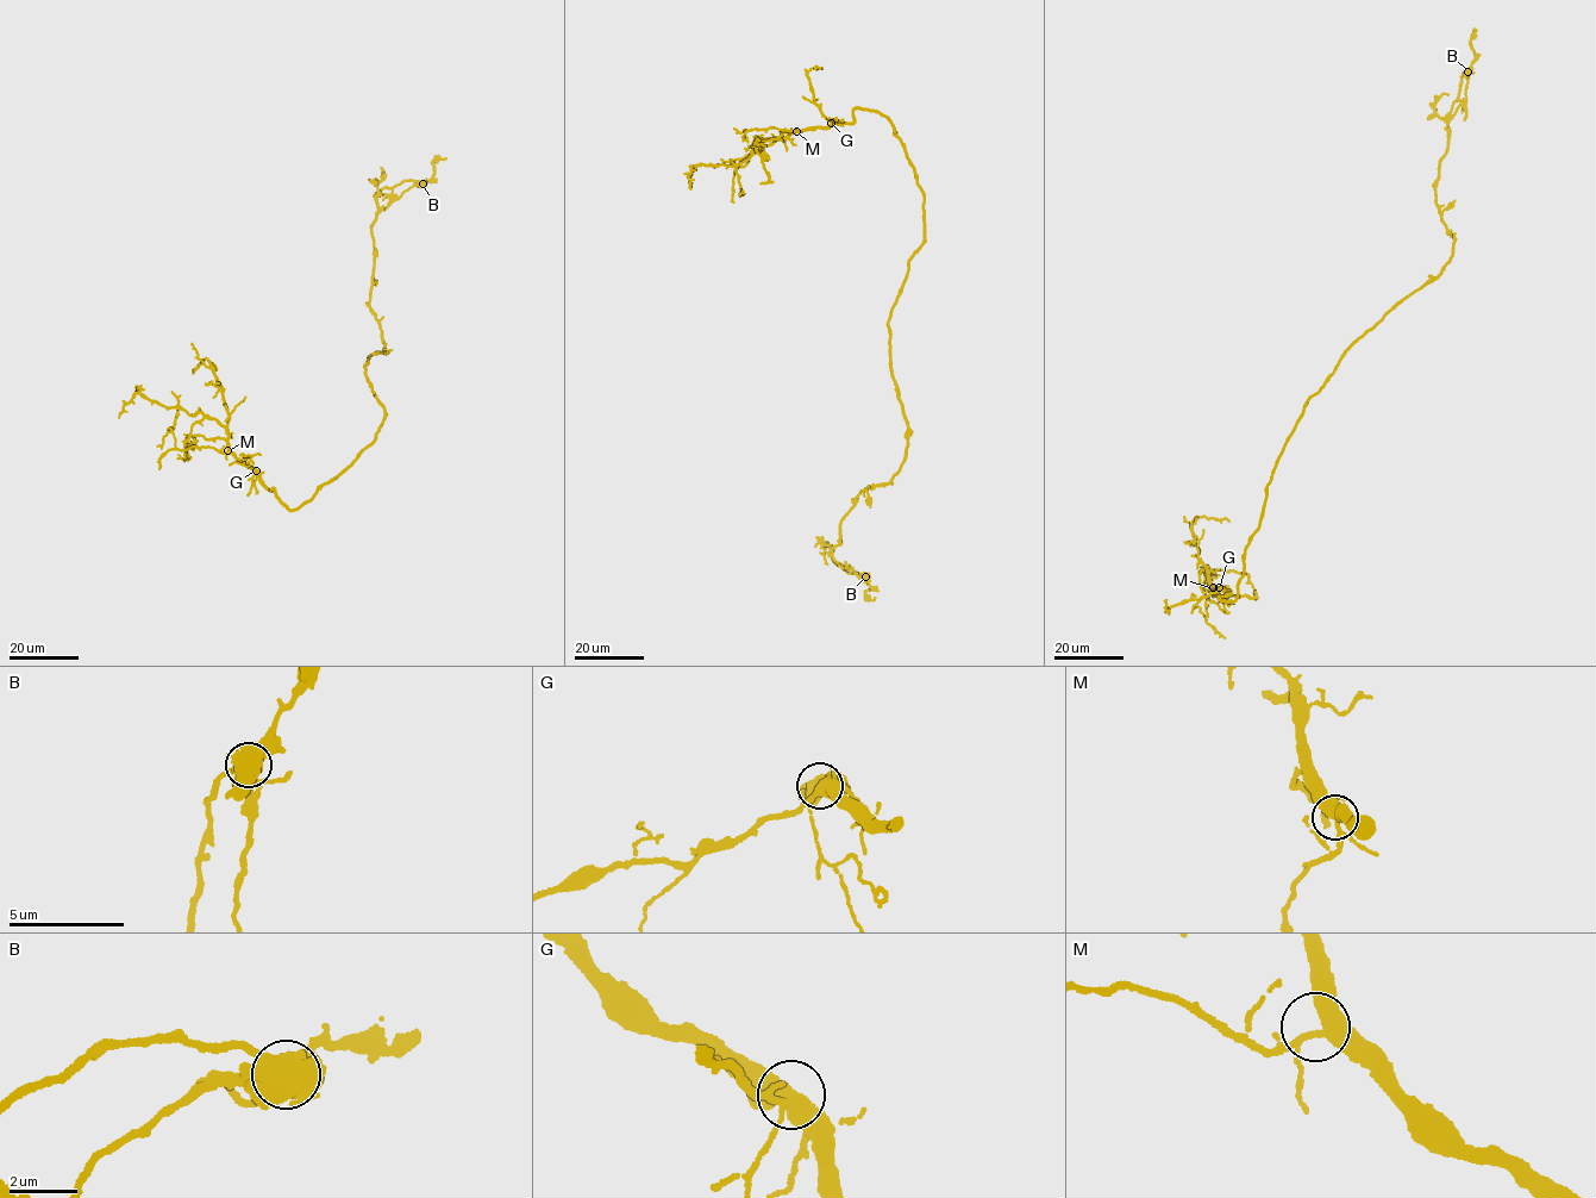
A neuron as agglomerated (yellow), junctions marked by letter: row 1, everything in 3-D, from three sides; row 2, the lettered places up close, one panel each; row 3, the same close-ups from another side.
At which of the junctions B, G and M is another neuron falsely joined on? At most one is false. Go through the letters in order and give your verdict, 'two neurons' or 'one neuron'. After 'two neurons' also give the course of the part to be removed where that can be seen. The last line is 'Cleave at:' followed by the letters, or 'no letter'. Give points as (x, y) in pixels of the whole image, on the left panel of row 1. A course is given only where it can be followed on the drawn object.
B: two neurons; foreign part runs (423, 183), (413, 185), (399, 197), (379, 195)
G: one neuron
M: one neuron
Cleave at: B

